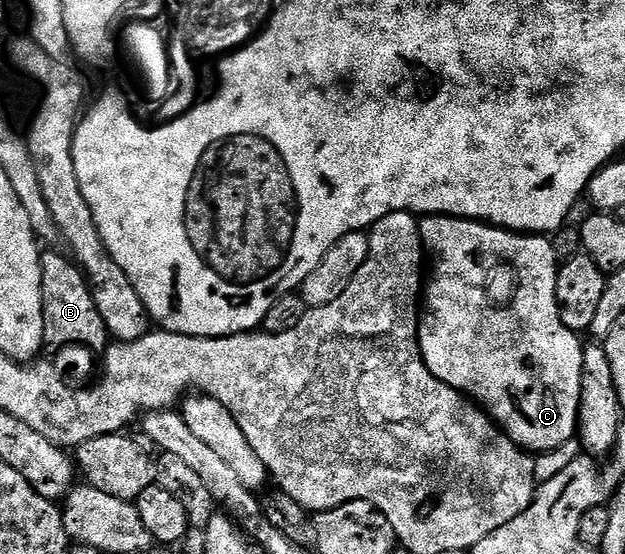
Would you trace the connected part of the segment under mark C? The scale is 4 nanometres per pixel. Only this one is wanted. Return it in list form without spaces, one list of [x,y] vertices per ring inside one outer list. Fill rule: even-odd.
[[[459,216],[423,217],[420,220],[420,237],[424,243],[424,251],[430,257],[430,275],[427,277],[426,287],[422,292],[420,314],[420,353],[430,374],[434,374],[434,378],[446,382],[446,386],[463,392],[469,400],[483,408],[491,416],[497,428],[529,454],[549,452],[562,446],[562,442],[573,439],[577,435],[584,344],[581,337],[568,329],[560,317],[558,298],[556,297],[558,261],[551,239],[544,234],[510,232],[507,228],[497,228],[478,220],[462,220]]]

